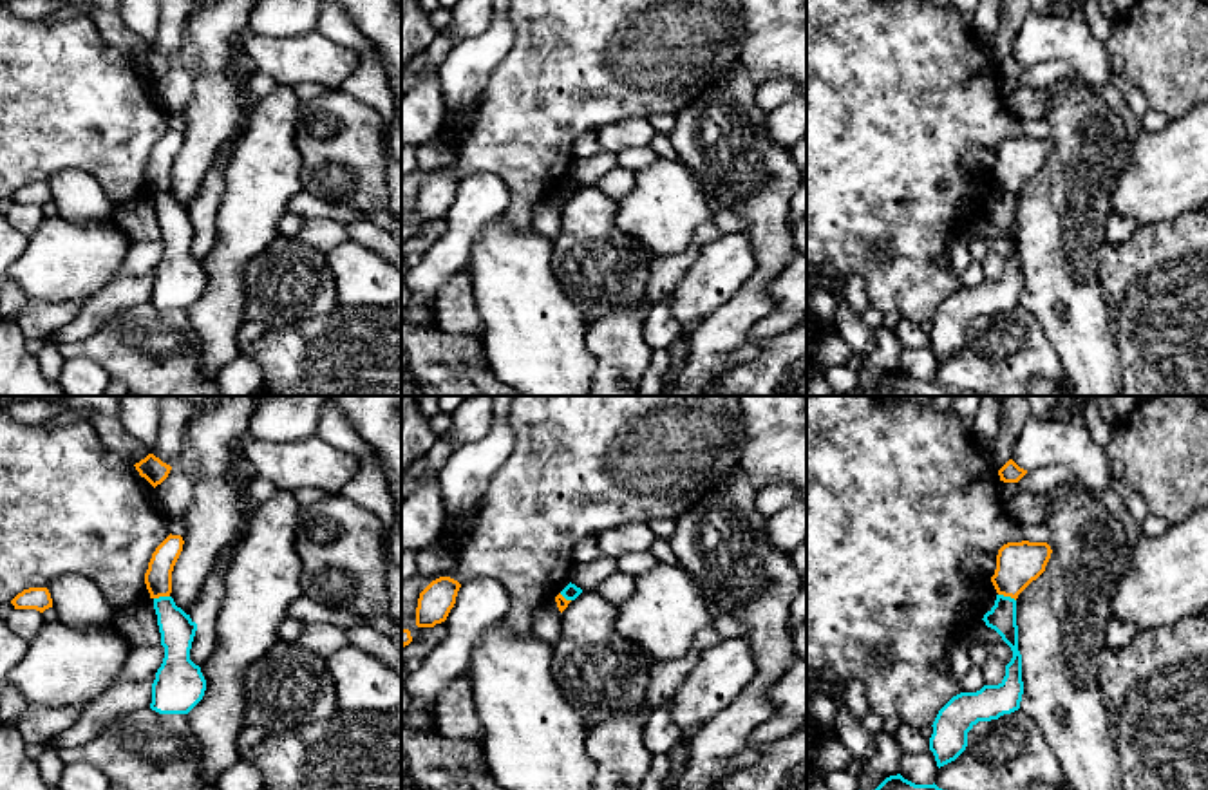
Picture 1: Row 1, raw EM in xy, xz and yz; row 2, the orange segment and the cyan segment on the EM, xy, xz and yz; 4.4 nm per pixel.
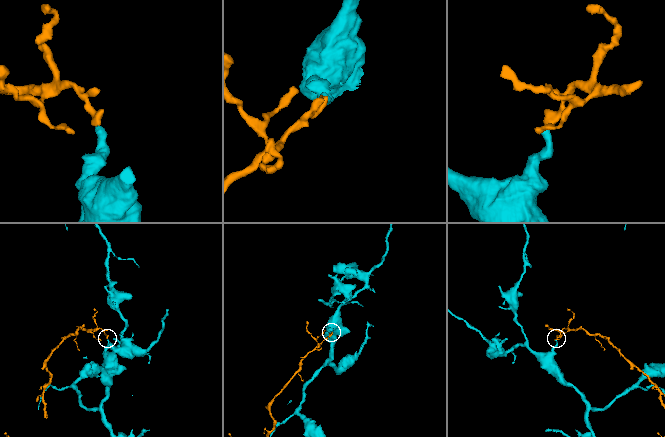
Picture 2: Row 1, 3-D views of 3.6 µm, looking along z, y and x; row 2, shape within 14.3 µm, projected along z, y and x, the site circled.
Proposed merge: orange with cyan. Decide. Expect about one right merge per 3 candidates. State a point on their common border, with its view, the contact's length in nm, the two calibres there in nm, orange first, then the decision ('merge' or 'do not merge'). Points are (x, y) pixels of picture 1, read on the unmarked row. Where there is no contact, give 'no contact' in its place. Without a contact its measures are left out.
yz (1008, 190) | 90 nm | 190/130 nm | do not merge

